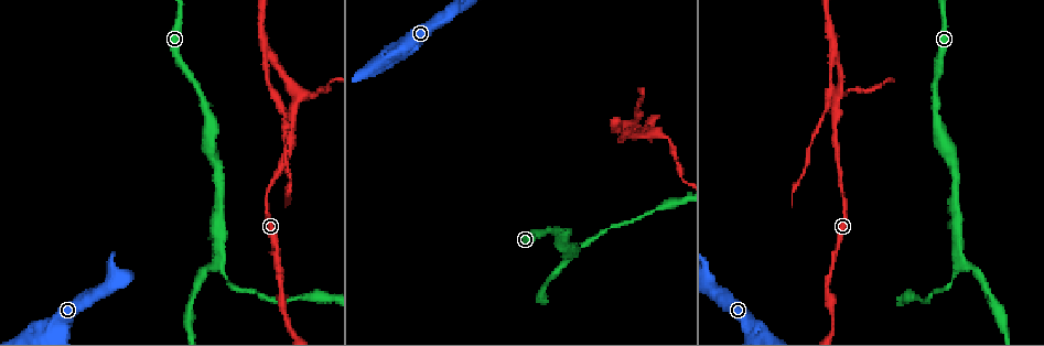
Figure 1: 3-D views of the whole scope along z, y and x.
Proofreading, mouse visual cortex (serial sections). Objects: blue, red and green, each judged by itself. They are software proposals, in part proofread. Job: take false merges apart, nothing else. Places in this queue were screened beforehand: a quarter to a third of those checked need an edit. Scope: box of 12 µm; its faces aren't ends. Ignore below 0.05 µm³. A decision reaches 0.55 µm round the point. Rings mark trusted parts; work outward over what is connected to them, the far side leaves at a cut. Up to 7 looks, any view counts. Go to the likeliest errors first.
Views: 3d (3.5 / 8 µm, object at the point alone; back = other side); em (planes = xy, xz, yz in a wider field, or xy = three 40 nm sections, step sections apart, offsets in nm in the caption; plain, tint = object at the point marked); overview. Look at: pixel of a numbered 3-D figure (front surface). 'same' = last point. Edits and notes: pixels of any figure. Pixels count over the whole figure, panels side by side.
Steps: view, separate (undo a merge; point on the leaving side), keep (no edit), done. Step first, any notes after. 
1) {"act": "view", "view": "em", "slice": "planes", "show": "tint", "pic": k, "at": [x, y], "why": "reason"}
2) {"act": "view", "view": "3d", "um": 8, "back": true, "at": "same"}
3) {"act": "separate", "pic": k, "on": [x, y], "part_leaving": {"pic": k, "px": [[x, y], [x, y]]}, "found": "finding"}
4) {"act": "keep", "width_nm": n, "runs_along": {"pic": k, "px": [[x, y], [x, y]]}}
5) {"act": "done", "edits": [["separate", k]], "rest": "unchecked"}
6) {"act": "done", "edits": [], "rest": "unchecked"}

{"act": "view", "view": "3d", "um": 8, "pic": 1, "at": [223, 238], "why": "side arm on a straight run"}

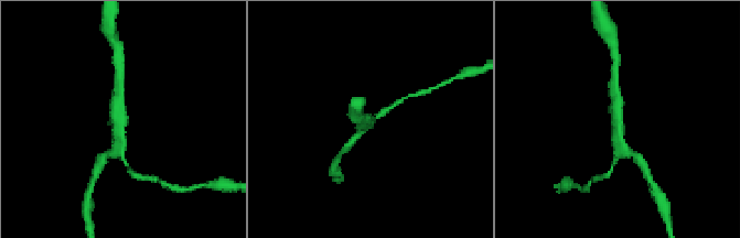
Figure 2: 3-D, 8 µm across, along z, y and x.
{"act": "view", "view": "3d", "um": 3.5, "pic": 2, "at": [616, 123]}

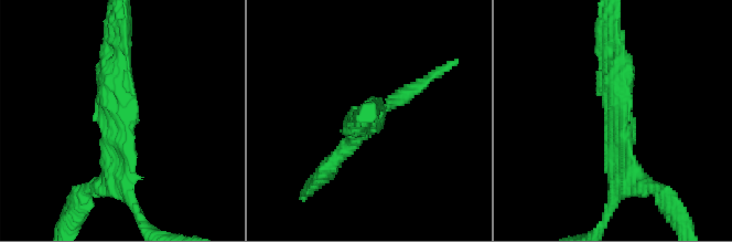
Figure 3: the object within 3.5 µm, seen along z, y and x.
{"act": "view", "view": "em", "slice": "xy", "step": 3, "show": "tint", "pic": 3, "at": [125, 119], "why": "need the tissue"}

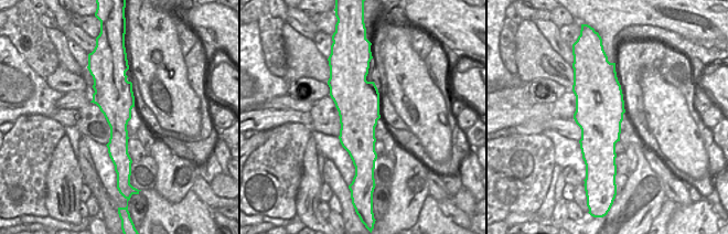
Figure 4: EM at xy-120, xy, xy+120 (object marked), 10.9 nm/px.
{"act": "keep", "width_nm": 480, "runs_along": {"pic": 3, "px": [[609, 48], [625, 162], [639, 180]]}, "found": "one cell here"}

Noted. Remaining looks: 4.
{"act": "view", "view": "3d", "um": 3.5, "pic": 1, "at": [835, 55], "why": "three-way junction"}

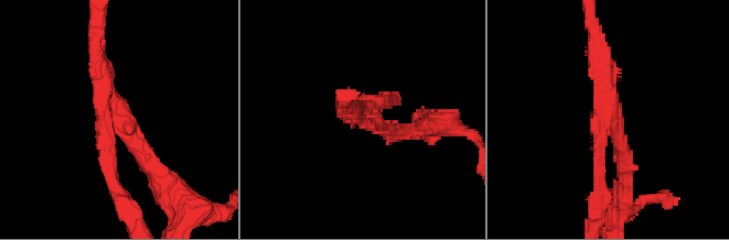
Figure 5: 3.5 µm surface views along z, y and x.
{"act": "view", "view": "em", "slice": "planes", "show": "tint", "pic": 5, "at": [613, 123], "arms": 3, "arm_widths_nm": [150, 250, 300]}

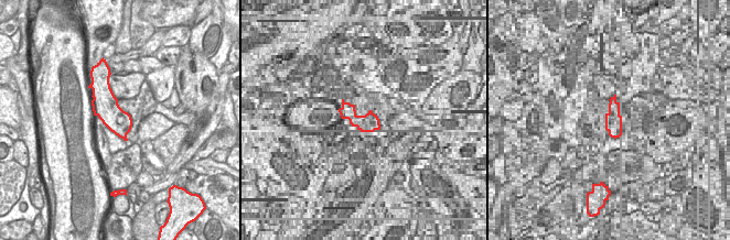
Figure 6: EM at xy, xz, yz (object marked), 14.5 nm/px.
{"act": "separate", "pic": 5, "on": [599, 75], "part_leaving": {"pic": 5, "px": [[611, 121], [600, 131], [595, 216]]}, "found": "a second cell is stuck on"}

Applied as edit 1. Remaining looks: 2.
{"act": "view", "view": "3d", "um": 3.5, "pic": 1, "at": [37, 328], "why": "calibre changes"}

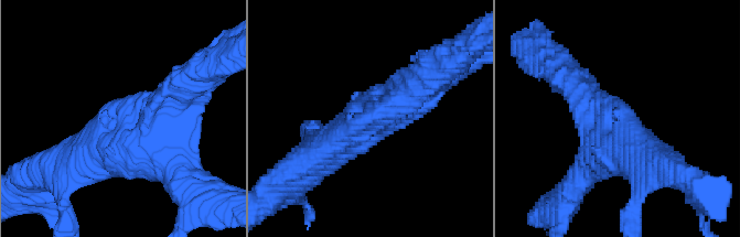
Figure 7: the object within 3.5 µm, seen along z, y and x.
{"act": "view", "view": "em", "slice": "xy", "step": 1, "show": "tint", "pic": 7, "at": [125, 113], "why": "need the tissue"}

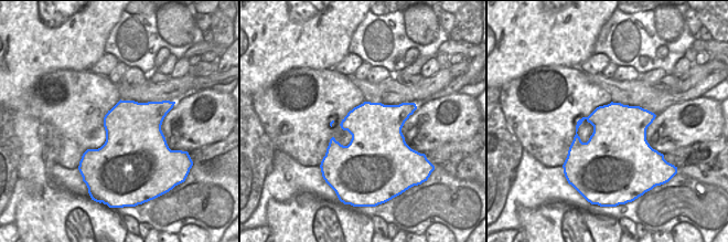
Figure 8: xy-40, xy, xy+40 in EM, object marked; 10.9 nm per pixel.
{"act": "keep", "runs_along": {"pic": 7, "px": [[425, 82], [367, 119], [346, 116]]}, "found": "one cell here"}

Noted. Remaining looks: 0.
{"act": "done", "edits": [["separate", 5]], "rest": "unchecked"}

